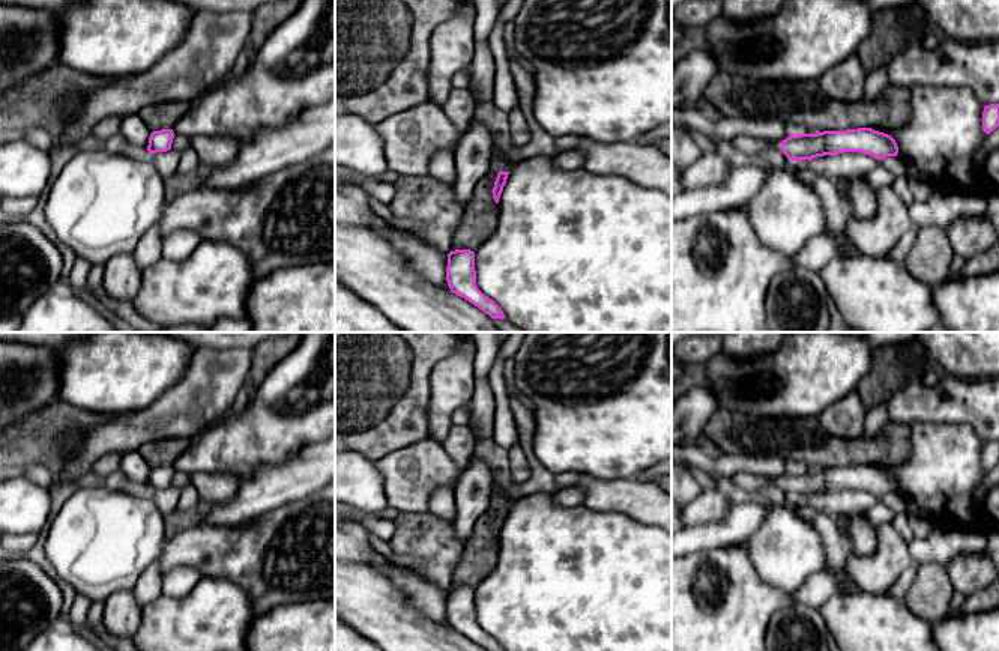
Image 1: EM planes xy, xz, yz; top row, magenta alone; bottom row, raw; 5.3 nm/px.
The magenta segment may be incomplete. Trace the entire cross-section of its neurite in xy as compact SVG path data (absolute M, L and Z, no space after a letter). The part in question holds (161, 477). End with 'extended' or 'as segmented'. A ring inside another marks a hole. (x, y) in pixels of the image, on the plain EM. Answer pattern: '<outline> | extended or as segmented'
M173 466L153 468L149 475L149 483L147 483L149 490L170 487L173 475L174 475Z | as segmented

